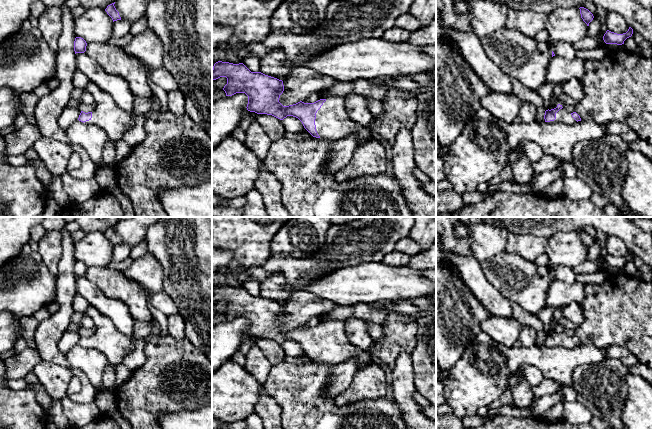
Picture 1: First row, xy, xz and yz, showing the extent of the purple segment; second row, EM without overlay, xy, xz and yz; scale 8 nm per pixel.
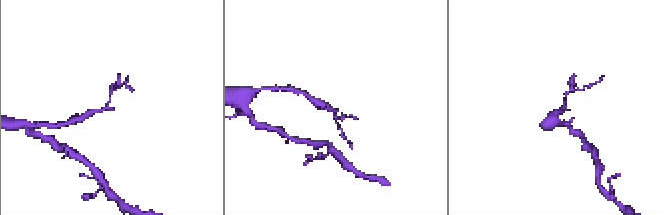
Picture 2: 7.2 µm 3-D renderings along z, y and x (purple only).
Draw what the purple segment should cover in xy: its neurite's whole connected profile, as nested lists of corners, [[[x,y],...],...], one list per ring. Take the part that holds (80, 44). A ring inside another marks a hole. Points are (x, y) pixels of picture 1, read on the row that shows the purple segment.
[[[76,37],[74,41],[74,51],[76,53],[84,53],[86,51],[87,43],[81,37]]]

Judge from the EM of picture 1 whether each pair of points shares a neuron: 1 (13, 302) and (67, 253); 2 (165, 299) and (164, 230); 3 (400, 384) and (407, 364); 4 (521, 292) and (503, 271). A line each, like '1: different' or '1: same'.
1: different
2: different
3: same
4: same

